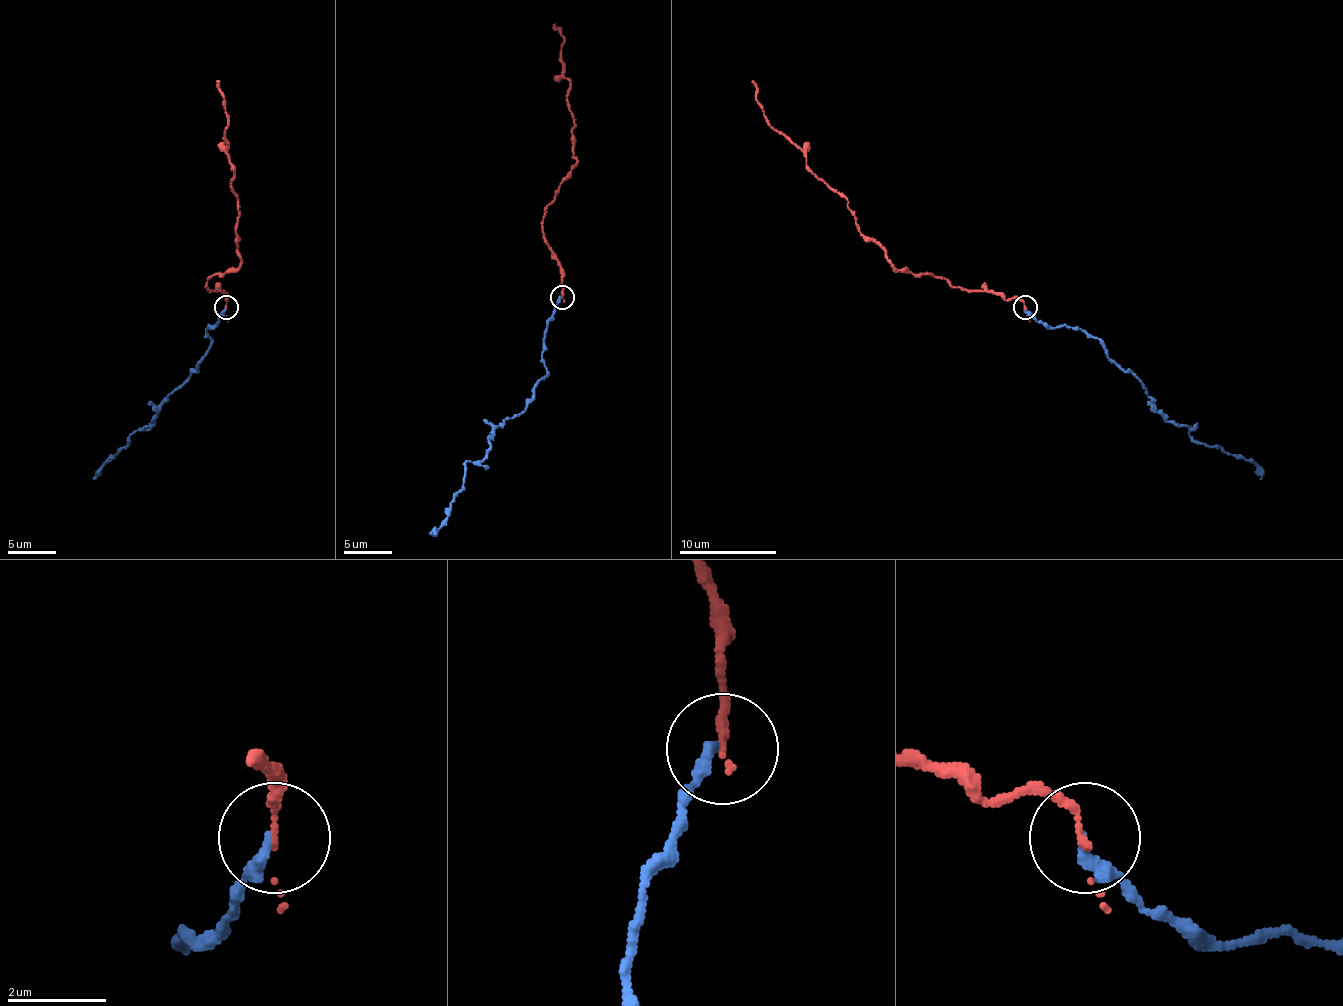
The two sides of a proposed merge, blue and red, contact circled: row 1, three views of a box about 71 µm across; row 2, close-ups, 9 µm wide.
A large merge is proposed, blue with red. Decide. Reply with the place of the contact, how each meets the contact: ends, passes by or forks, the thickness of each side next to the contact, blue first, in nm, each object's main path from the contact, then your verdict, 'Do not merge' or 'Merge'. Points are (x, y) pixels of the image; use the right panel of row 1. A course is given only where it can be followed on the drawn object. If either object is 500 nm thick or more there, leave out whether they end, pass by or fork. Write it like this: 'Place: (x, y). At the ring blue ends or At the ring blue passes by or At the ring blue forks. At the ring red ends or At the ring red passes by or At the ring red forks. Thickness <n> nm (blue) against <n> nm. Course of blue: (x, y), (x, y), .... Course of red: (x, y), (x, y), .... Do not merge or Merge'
Place: (1025, 307). At the ring blue ends. At the ring red ends. Thickness 260 nm (blue) against 160 nm. Course of blue: (1026, 306), (1052, 328), (1081, 328), (1135, 374), (1159, 410), (1193, 437), (1248, 459), (1260, 478). Course of red: (1026, 306), (893, 265), (859, 229), (847, 200), (769, 125), (752, 81). Do not merge

